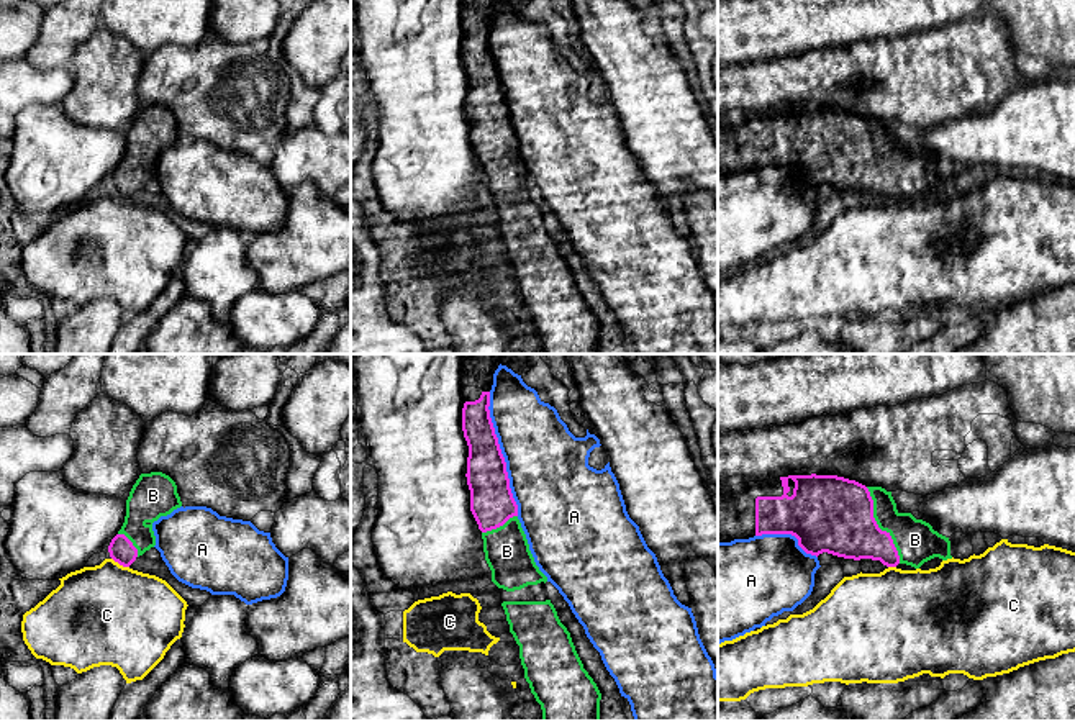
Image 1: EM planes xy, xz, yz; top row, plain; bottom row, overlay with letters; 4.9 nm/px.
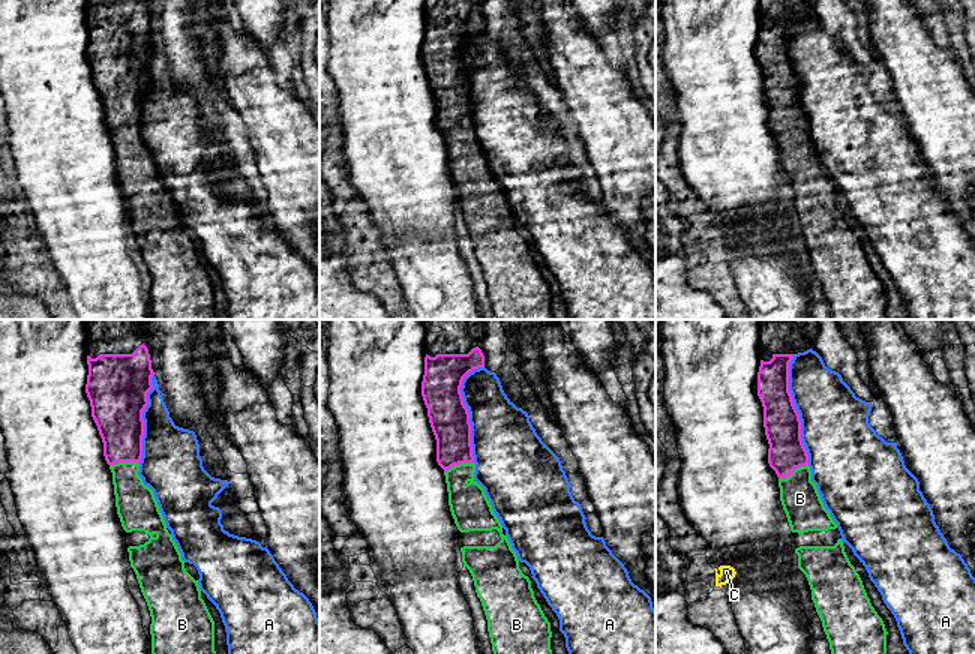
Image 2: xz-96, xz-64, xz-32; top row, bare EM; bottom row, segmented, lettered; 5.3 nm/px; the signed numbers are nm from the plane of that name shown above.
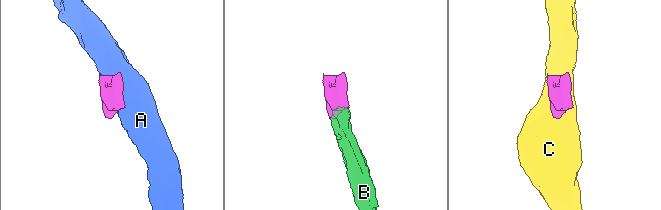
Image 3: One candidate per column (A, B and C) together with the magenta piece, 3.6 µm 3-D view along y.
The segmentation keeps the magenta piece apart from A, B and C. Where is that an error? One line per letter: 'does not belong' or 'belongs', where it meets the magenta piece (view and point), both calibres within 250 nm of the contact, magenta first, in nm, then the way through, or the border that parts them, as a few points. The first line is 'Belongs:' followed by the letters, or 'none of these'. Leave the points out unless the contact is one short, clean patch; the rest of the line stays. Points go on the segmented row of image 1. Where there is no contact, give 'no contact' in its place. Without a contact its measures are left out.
Belongs: B
A: does not belong; meets magenta in xz at (502, 454); 220 nm thick on the magenta side, 400 nm on the other
B: belongs; meets magenta in yz at (877, 526); 380 nm thick on the magenta side, 200 nm on the other
C: does not belong; meets magenta in xy at (120, 564); 120 nm thick on the magenta side, 480 nm on the other; border along xy (112, 557), (128, 567)

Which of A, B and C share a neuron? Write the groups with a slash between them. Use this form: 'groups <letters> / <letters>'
groups A / B / C

